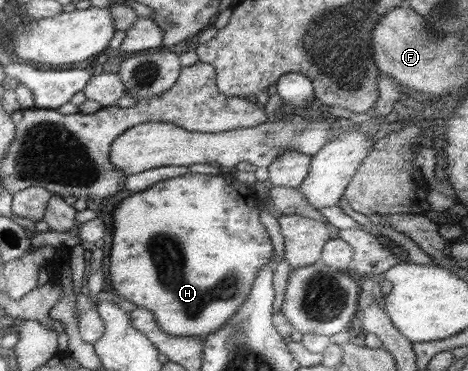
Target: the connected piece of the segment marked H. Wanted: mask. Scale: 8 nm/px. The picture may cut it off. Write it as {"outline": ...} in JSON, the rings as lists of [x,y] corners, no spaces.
{"outline":[[[188,172],[123,198],[112,212],[111,289],[136,307],[152,312],[156,325],[169,335],[204,339],[218,330],[246,301],[258,269],[273,258],[271,240],[259,222],[258,210],[246,206],[241,189],[236,191],[226,176]]]}

